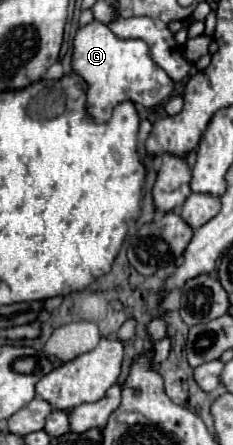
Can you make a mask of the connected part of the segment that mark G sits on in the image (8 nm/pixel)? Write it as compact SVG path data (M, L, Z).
M92 21L78 29L74 37L72 71L78 73L88 85L86 113L94 123L106 123L112 117L112 109L122 101L132 101L146 109L160 105L174 91L174 81L150 59L148 45L140 39L118 39L108 25Z

